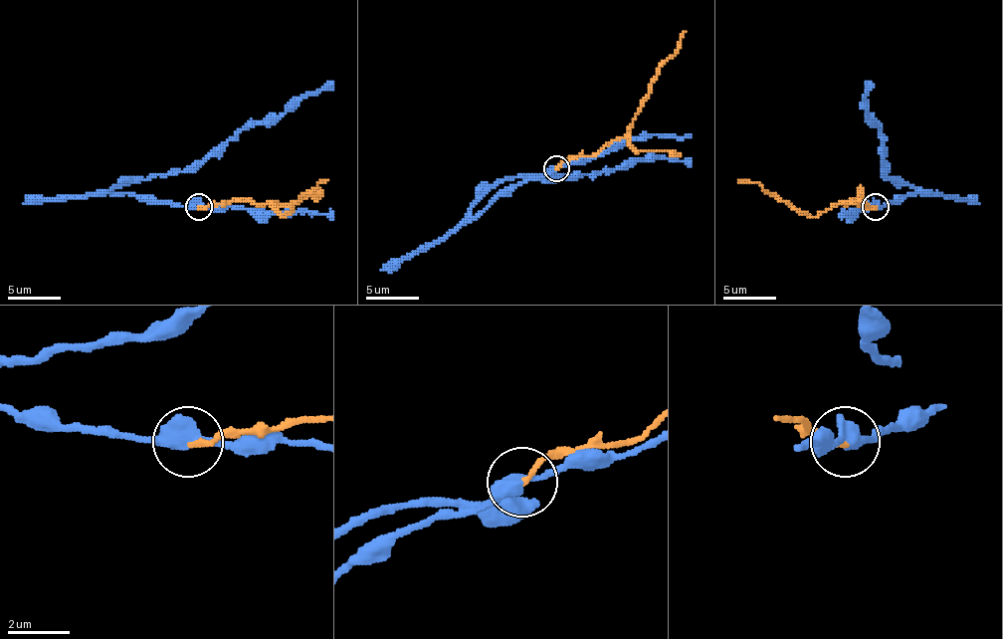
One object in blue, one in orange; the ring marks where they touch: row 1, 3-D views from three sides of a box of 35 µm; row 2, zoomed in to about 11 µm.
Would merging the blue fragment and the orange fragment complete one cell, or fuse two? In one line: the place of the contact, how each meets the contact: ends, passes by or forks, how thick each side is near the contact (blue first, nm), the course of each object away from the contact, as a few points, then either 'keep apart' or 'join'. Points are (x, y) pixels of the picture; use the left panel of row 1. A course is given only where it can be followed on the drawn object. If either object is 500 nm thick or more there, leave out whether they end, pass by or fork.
place (198, 207); blue passes by; orange ends; calibres 480 and 170 nm; course blue (198, 206), (113, 193), (158, 174), (195, 171), (243, 129), (283, 116), (301, 98), (333, 82); course orange (198, 206), (222, 201), (270, 203), (283, 217), (319, 182), (327, 179); keep apart

